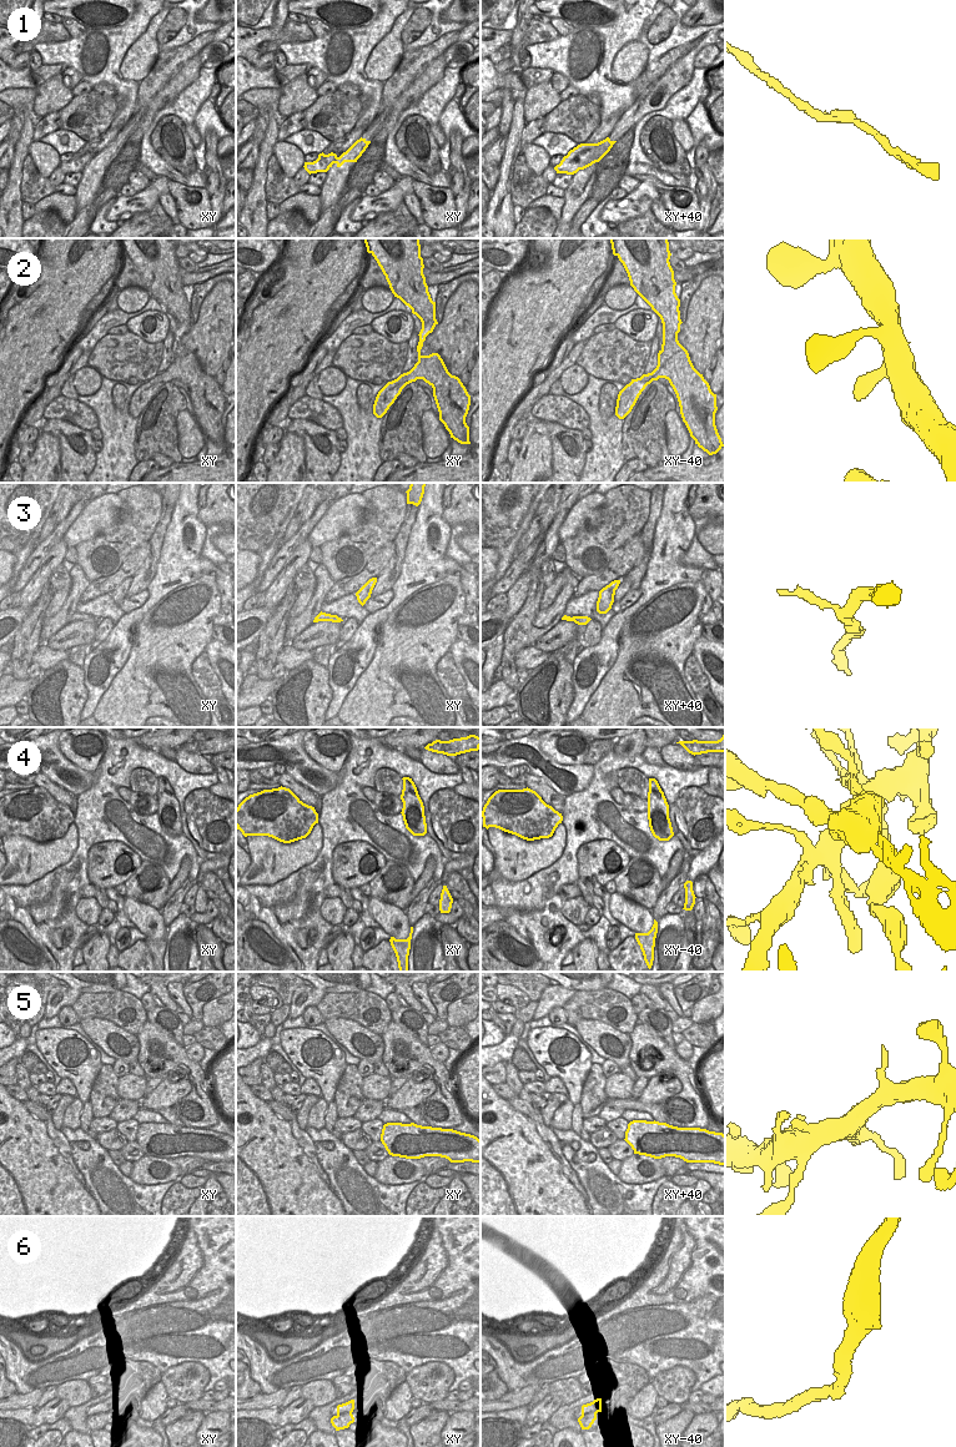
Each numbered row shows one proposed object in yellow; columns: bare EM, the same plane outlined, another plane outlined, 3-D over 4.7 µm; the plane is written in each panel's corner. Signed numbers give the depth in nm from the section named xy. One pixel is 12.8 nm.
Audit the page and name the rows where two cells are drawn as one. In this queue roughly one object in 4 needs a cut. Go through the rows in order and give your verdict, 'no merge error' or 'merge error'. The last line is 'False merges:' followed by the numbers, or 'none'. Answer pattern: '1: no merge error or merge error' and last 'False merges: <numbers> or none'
1: merge error
2: no merge error
3: no merge error
4: merge error
5: merge error
6: no merge error
False merges: 1, 4, 5

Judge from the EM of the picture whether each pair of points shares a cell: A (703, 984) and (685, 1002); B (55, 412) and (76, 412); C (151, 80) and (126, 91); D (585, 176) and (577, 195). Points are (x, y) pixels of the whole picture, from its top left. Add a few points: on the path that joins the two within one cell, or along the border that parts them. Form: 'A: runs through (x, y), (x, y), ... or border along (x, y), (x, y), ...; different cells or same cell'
A: runs through (699, 988), (689, 998); same cell
B: runs through (60, 412), (71, 412); same cell
C: border along (142, 80), (139, 86), (135, 110), (130, 115); different cells
D: runs through (582, 181), (578, 190); same cell

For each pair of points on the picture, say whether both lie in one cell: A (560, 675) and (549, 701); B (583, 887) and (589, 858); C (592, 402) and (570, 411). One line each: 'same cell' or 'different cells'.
A: same cell
B: different cells
C: different cells

